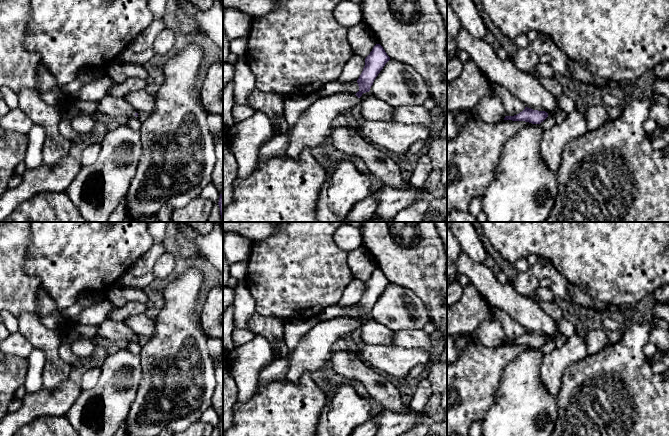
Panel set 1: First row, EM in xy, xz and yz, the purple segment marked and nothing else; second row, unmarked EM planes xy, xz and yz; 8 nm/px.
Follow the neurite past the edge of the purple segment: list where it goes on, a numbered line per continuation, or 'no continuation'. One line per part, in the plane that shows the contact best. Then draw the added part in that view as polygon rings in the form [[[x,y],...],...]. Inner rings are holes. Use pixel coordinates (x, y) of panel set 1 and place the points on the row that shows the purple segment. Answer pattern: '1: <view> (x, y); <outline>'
1: xz (314, 126); [[[336,93],[320,97],[313,102],[289,129],[289,142],[286,156],[298,160],[305,148],[315,148],[329,138],[332,122],[343,111],[360,104],[355,94]]]

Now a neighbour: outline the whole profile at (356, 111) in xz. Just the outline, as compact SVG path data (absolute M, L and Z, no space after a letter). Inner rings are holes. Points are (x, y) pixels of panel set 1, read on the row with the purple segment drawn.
M356 105L351 109L351 113L352 116L355 118L355 120L357 121L357 123L362 123L365 119L363 118L362 114L361 114L361 109L360 109L360 105Z

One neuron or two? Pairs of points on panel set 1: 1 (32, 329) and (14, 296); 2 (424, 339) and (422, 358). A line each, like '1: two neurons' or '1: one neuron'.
1: two neurons
2: two neurons

